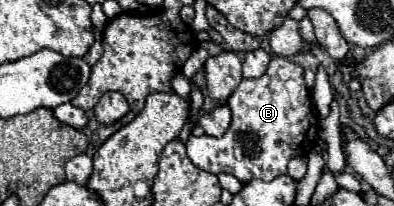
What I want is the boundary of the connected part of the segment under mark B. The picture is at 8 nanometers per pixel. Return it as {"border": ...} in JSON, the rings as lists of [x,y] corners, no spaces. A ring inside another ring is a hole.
{"border":[[[273,56],[267,72],[255,80],[241,80],[227,100],[233,120],[221,138],[189,136],[187,156],[211,174],[233,174],[247,184],[253,178],[271,182],[287,174],[287,164],[295,156],[305,156],[319,142],[317,118],[311,110],[311,94],[303,82],[303,68],[287,58]],[[297,92],[297,98],[293,98]]]}

